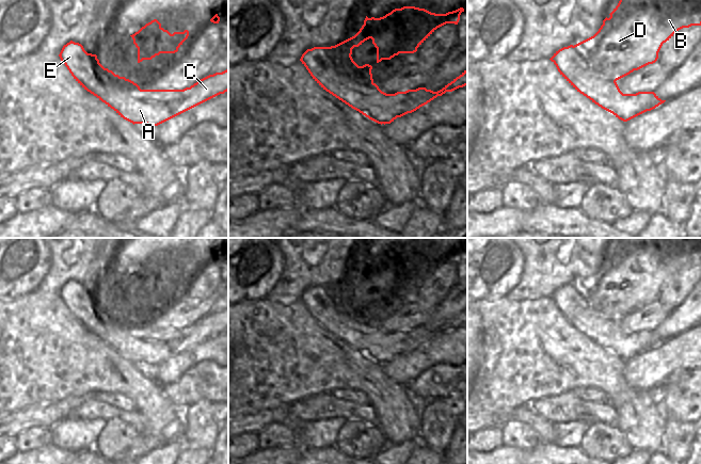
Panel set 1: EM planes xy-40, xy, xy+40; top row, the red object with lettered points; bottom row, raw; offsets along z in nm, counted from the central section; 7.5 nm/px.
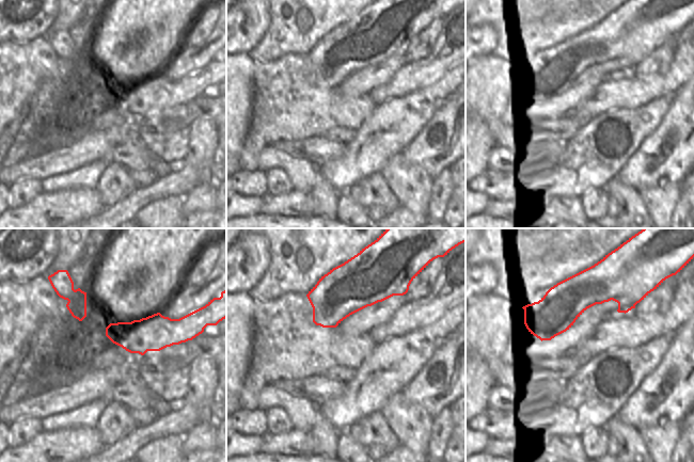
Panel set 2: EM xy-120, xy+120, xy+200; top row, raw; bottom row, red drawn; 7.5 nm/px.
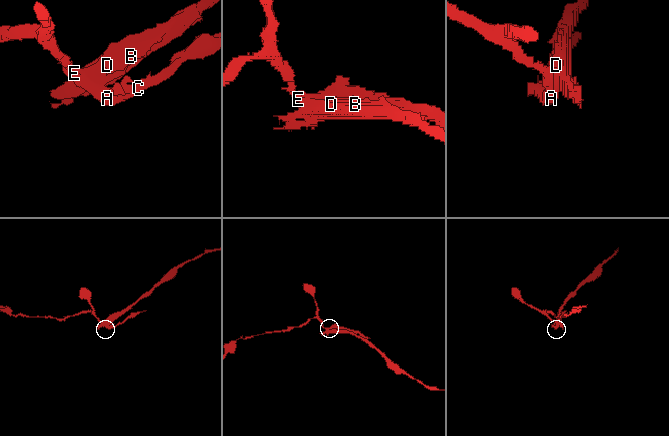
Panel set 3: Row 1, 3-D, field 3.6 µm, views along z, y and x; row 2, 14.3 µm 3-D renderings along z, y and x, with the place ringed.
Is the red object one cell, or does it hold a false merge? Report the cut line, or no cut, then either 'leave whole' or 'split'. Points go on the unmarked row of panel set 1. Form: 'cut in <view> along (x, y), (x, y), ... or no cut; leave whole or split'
cut in xy+40 along (573, 285), (589, 306), (615, 320); split

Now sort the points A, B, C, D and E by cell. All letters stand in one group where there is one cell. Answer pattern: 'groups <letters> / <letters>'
groups A C E / B D

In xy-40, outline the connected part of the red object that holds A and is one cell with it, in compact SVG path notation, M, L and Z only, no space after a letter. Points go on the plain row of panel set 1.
M70 279L59 293L74 318L87 331L96 335L121 356L134 363L158 365L220 333L228 330L228 307L209 314L184 329L141 329L133 320L105 307L96 293L87 292L79 282Z

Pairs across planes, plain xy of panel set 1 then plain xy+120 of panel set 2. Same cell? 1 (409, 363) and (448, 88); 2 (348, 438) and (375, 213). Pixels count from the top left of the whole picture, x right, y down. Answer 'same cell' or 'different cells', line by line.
1: same cell
2: different cells

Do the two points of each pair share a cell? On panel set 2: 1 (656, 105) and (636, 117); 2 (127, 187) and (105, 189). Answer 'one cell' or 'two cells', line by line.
1: one cell
2: one cell

